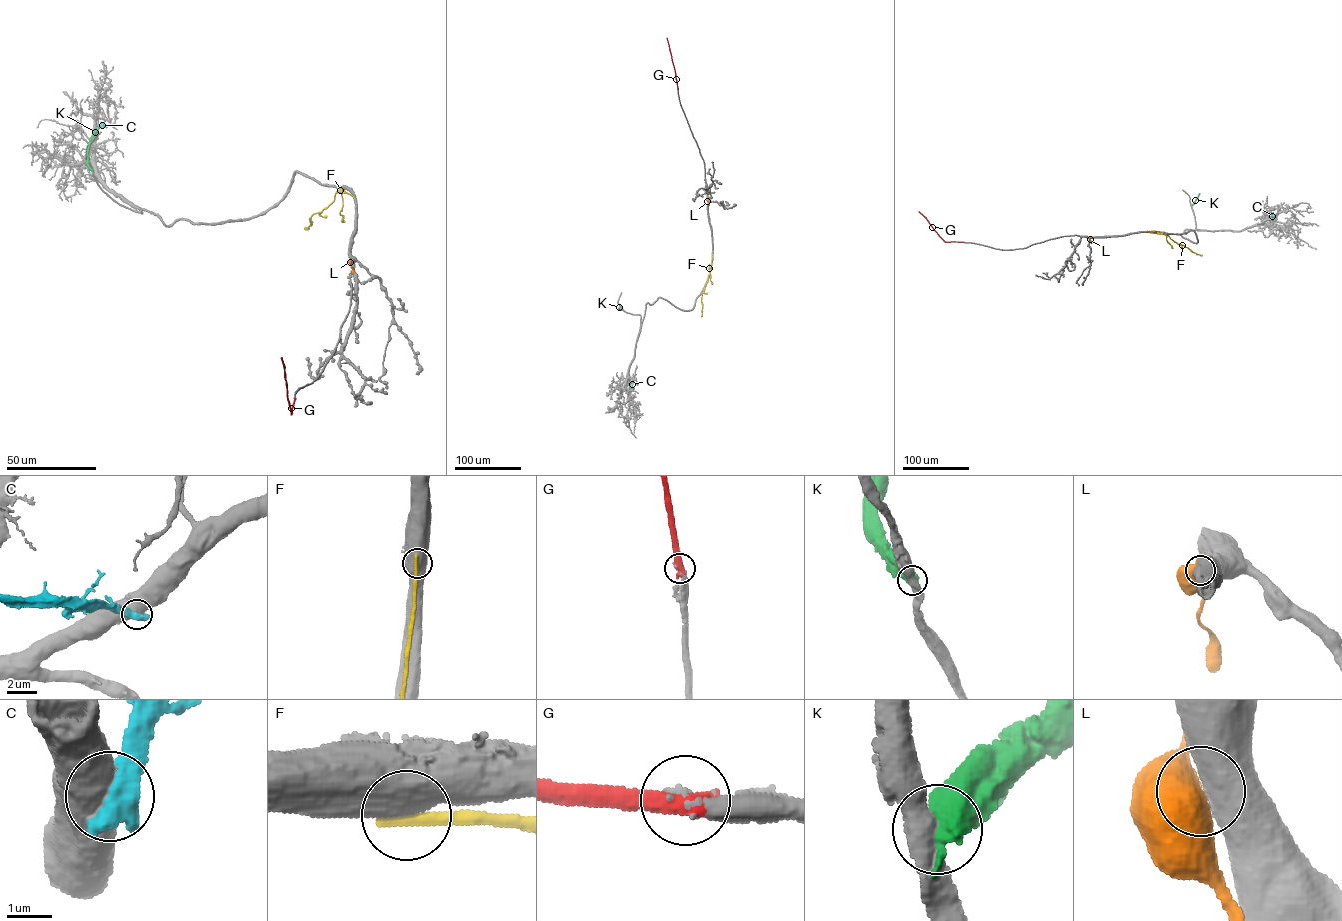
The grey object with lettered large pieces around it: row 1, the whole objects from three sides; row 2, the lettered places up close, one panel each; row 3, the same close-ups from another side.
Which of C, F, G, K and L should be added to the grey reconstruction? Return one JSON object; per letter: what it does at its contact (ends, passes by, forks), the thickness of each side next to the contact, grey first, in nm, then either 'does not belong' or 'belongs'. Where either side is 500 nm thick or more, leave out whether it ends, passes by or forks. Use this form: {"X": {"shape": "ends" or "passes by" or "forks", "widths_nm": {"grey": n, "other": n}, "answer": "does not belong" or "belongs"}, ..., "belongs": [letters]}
{"C": {"widths_nm": {"grey": 700, "other": 650}, "answer": "does not belong"}, "F": {"widths_nm": {"grey": 800, "other": 320}, "answer": "does not belong"}, "G": {"widths_nm": {"grey": 160, "other": 550}, "answer": "belongs"}, "K": {"widths_nm": {"grey": 480, "other": 650}, "answer": "does not belong"}, "L": {"widths_nm": {"grey": 750, "other": 550}, "answer": "does not belong"}, "belongs": ["G"]}

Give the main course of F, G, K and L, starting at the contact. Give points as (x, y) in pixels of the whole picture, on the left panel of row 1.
F: (353, 196), (343, 190), (336, 193), (334, 201), (321, 212), (313, 214), (310, 225), (304, 228)
G: (295, 399), (292, 414), (281, 358)
K: (92, 170), (87, 150), (92, 135), (99, 127)
L: (351, 261), (353, 273)

